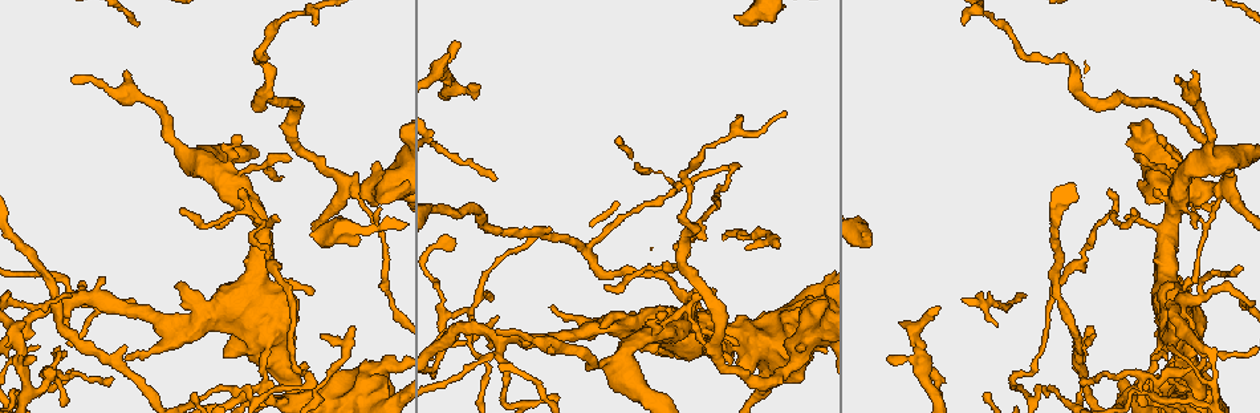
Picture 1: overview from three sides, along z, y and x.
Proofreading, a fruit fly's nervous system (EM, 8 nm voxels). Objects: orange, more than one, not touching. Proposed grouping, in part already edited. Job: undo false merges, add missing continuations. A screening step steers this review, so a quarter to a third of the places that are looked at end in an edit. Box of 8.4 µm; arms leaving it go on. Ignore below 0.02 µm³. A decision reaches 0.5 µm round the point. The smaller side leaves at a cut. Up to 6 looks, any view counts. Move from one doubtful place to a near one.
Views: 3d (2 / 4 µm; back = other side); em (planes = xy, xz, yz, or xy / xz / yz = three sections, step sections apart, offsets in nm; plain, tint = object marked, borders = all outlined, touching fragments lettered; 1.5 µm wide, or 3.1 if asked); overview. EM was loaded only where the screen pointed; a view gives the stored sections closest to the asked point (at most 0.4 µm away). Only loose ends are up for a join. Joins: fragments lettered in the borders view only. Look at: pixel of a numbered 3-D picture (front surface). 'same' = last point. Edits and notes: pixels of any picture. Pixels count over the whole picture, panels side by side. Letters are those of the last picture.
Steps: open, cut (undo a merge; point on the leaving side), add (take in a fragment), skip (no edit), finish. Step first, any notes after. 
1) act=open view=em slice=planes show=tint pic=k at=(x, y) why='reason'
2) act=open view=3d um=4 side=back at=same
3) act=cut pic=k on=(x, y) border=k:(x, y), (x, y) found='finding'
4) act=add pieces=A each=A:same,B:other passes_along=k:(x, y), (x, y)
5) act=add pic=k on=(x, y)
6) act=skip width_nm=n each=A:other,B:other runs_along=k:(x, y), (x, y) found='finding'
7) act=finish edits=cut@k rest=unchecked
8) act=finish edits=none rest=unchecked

act=open view=em slice=xy step=8 show=borders pic=1 at=(35, 357)

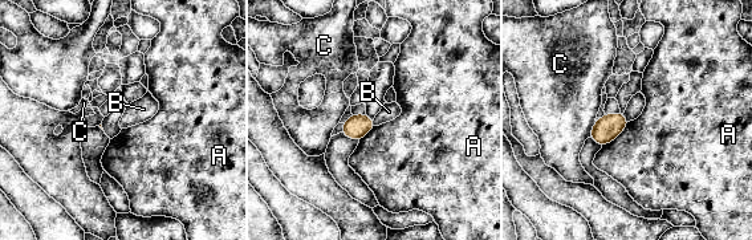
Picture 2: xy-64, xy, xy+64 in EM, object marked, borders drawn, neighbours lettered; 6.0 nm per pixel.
act=open view=em slice=planes show=borders at=same

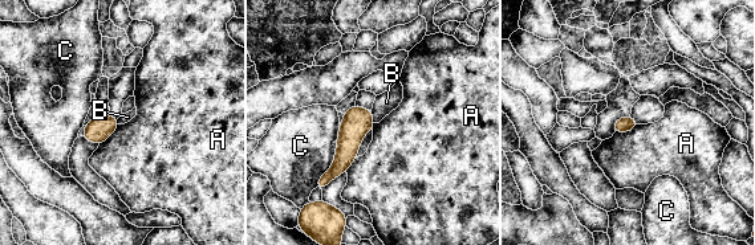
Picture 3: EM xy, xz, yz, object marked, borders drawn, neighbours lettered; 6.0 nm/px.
act=skip each=A:other,B:other,C:other runs_along=3:(368, 113), (320, 183) found='no lettered fragment goes on from it'

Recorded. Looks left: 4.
act=open view=em slice=planes show=borders pic=1 at=(263, 377) why='closes a loop'

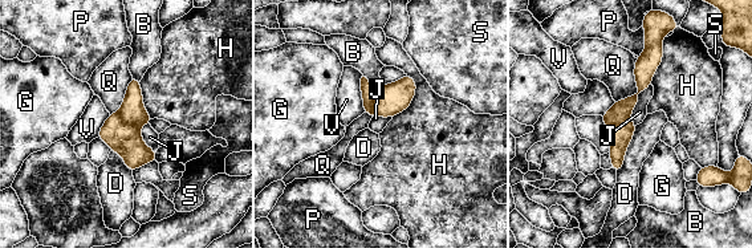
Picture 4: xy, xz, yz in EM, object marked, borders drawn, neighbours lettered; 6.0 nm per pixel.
act=cut pic=4 on=(124, 139) each=B:other,D:other,G:other,H:other,J:other,P:other,Q:other,S:other,V:other border=4:(117, 113), (138, 130) found='two cells meet here'

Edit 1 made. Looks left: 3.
act=finish edits=cut@4 rest=unchecked

